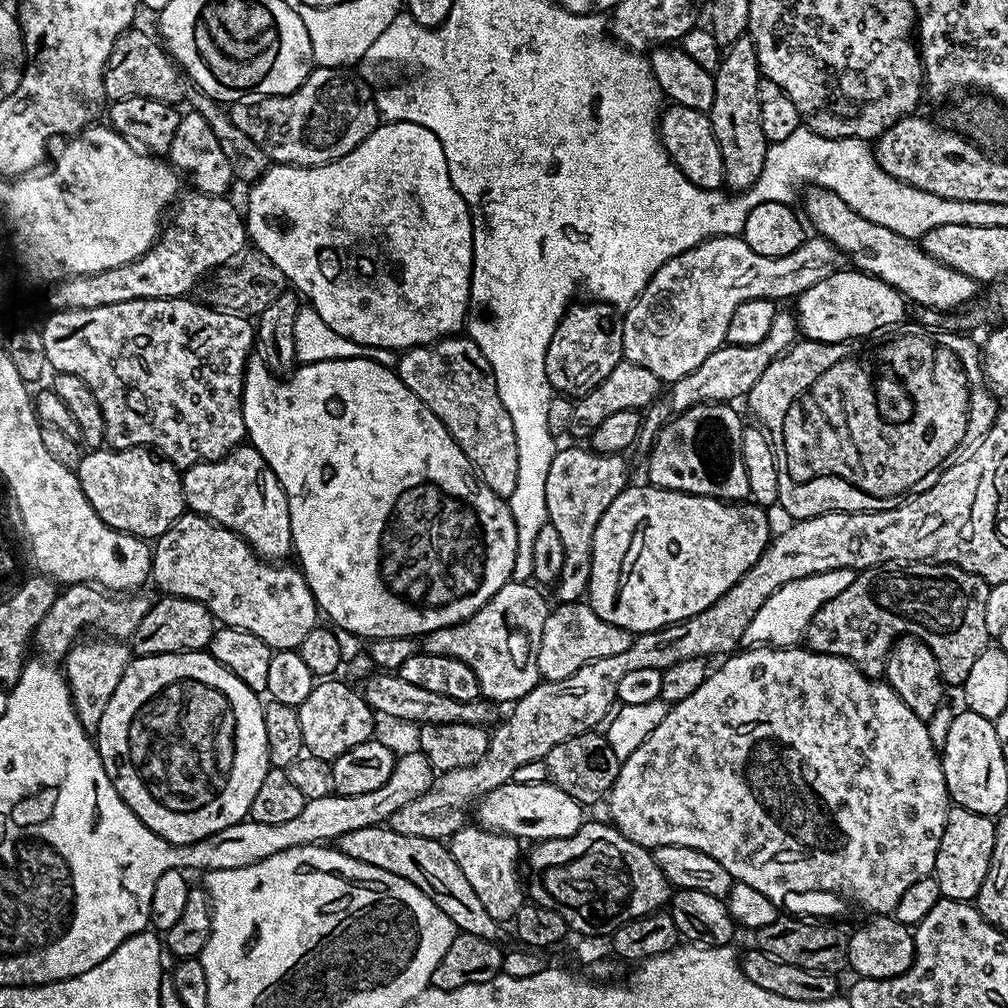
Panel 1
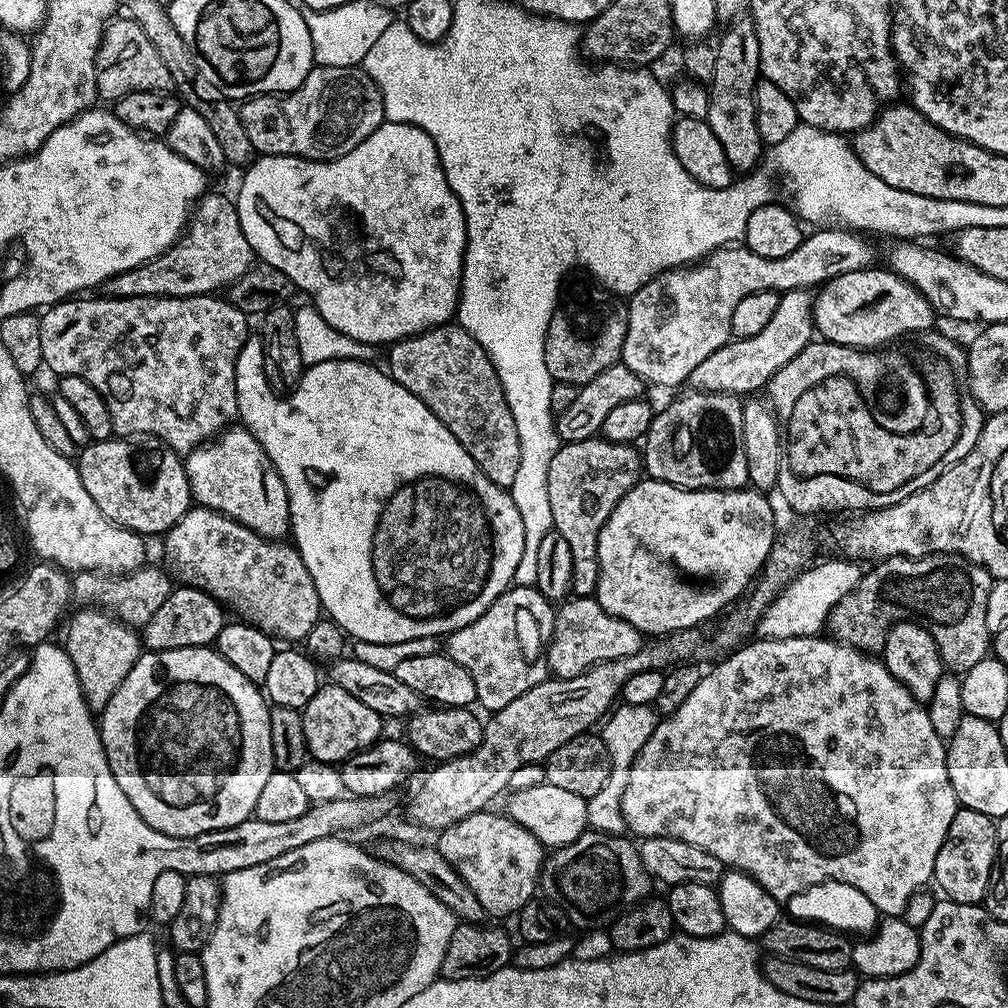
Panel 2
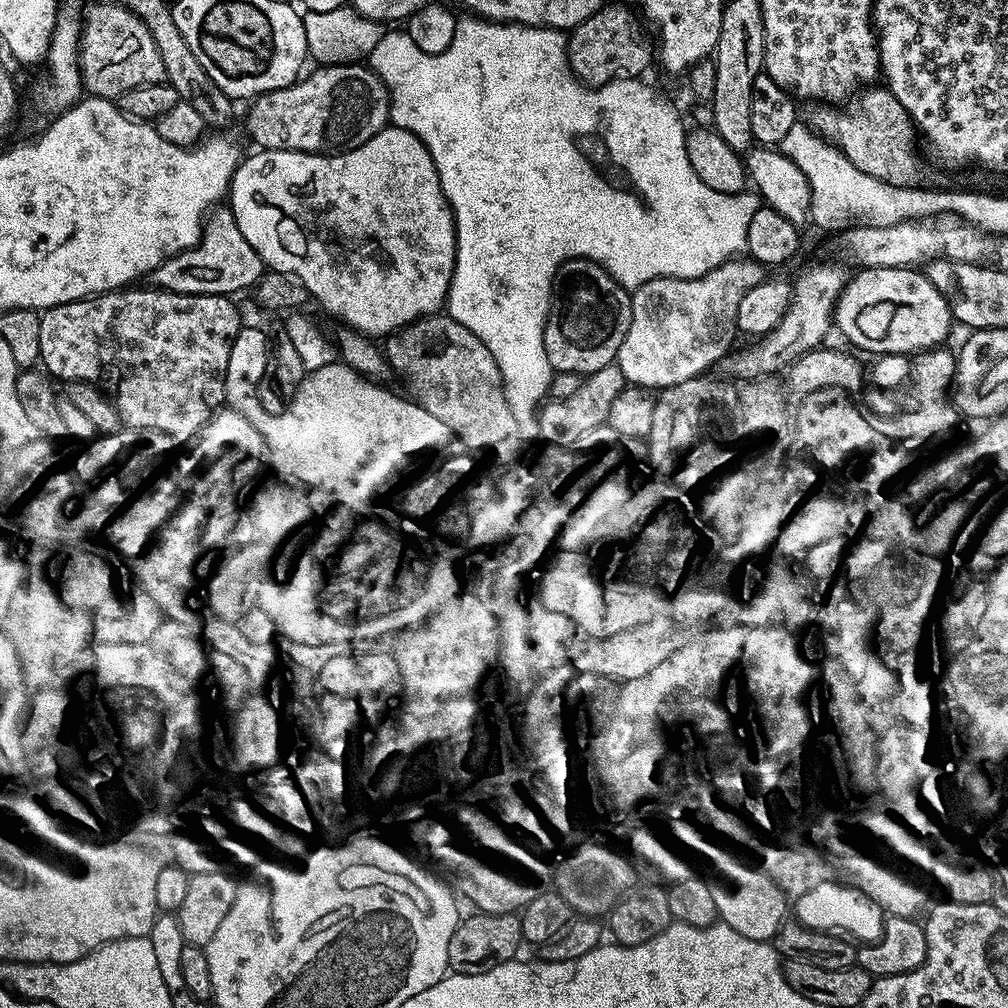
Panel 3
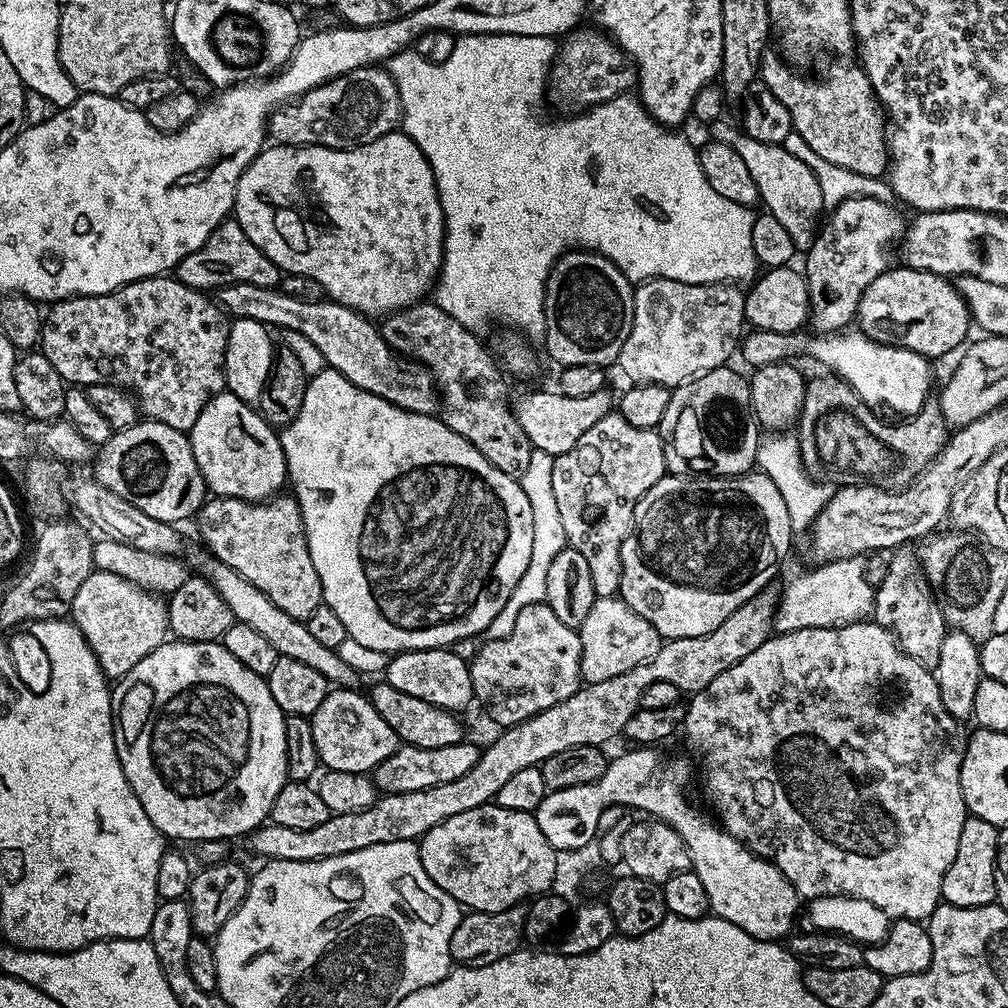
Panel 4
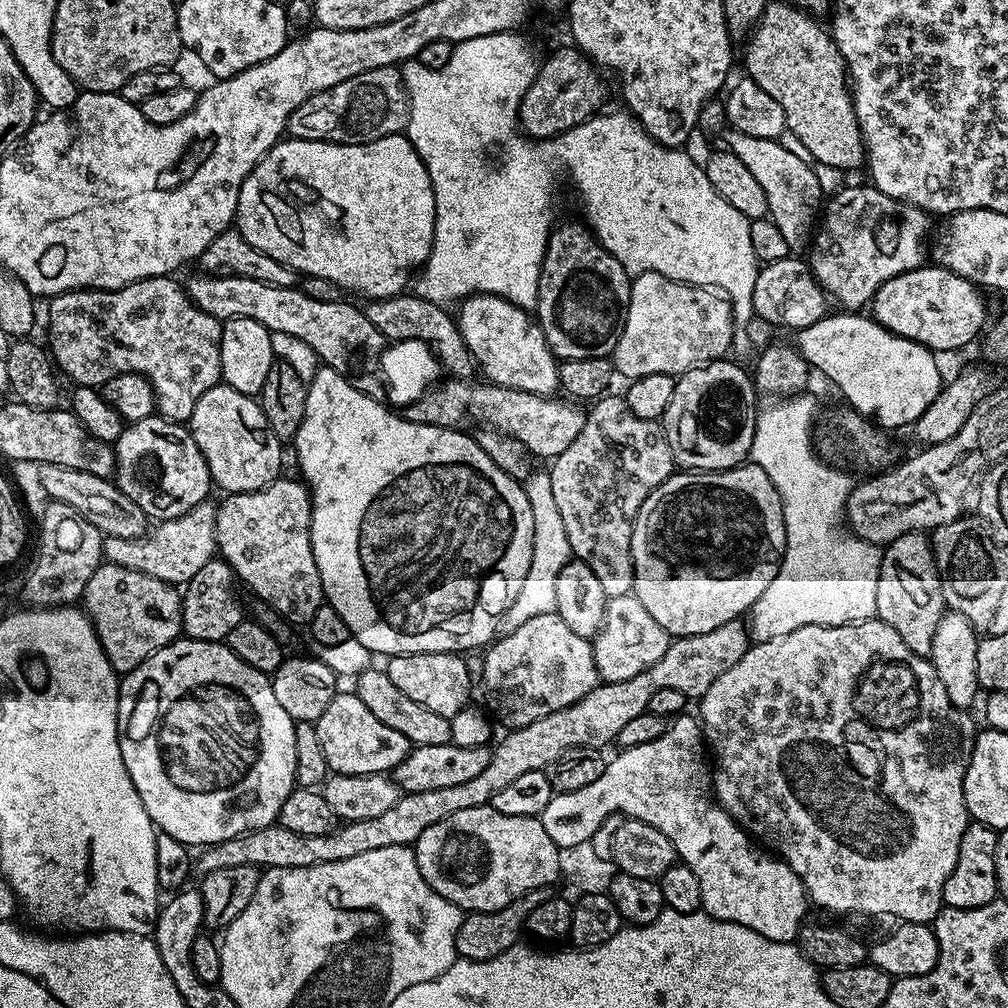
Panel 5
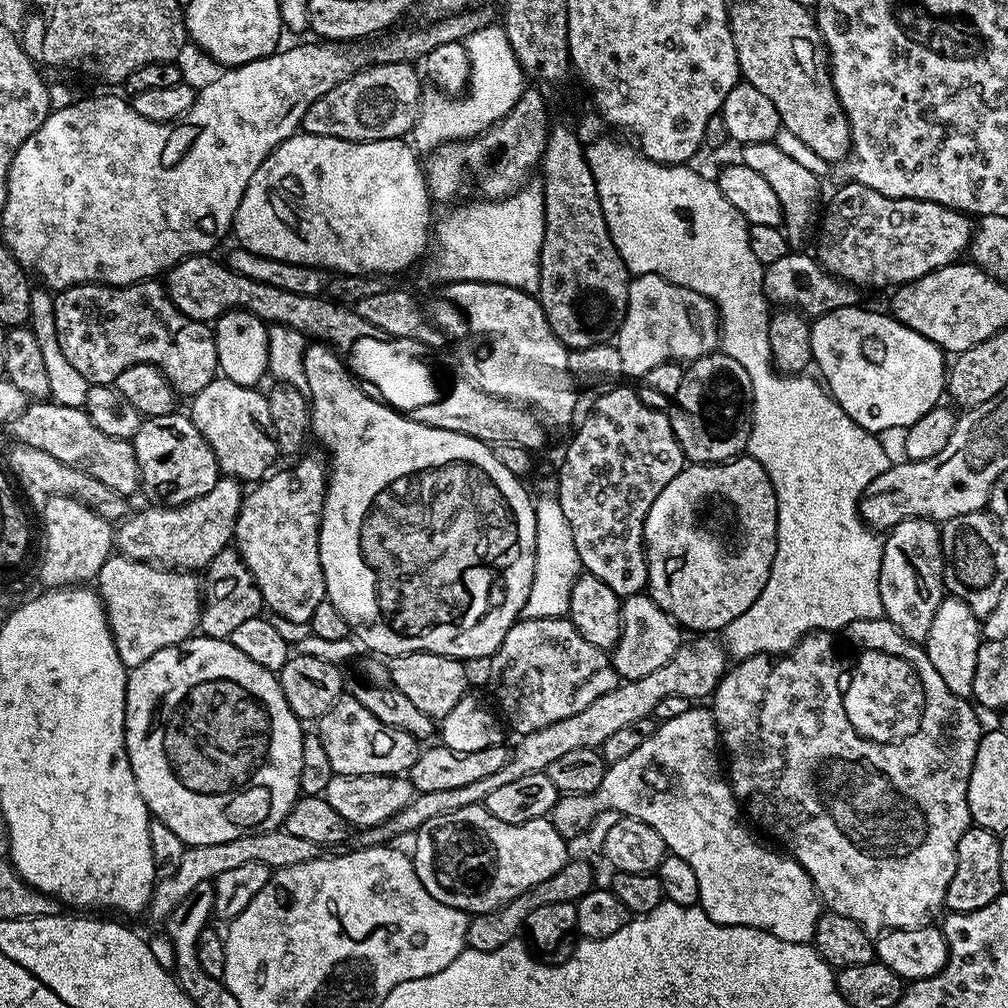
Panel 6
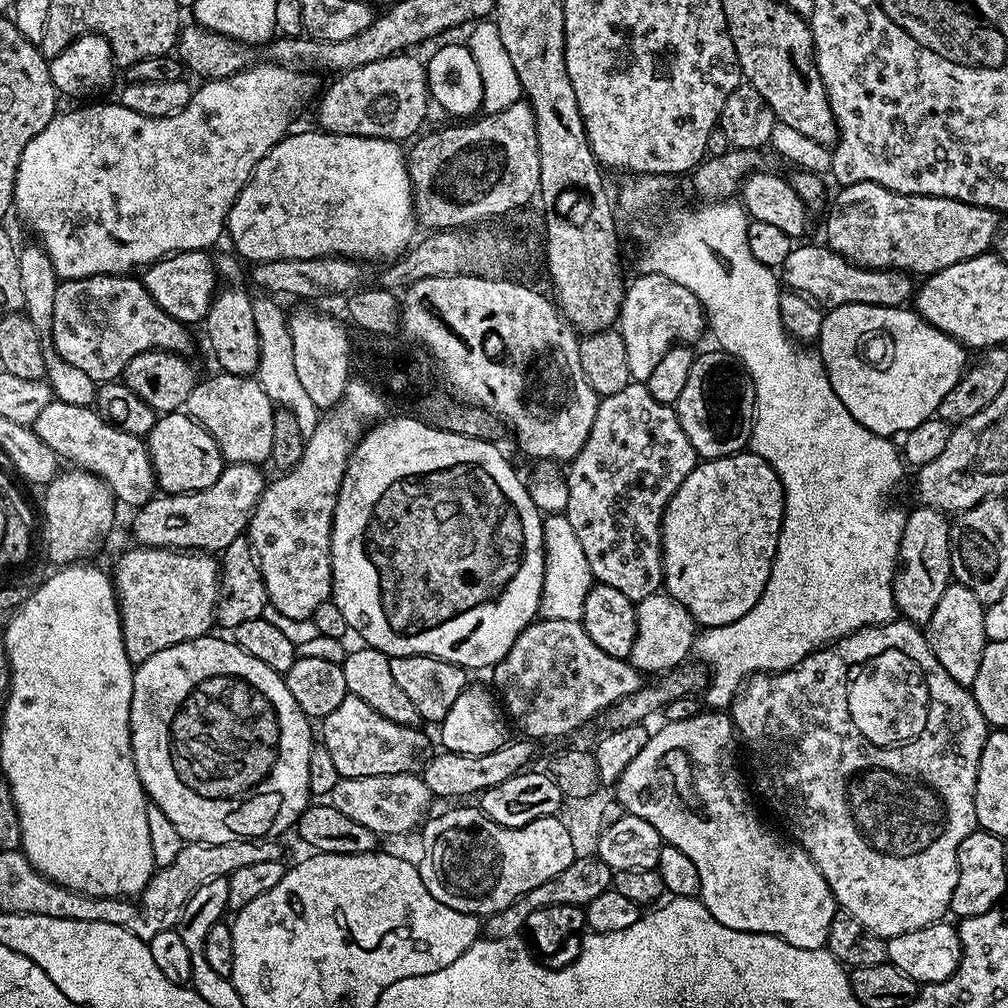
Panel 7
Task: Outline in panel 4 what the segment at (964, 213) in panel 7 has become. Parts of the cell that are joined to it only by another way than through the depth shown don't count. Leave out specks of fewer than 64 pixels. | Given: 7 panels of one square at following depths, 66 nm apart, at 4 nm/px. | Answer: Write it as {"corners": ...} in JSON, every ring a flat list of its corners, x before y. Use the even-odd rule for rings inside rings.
{"corners":[[855,196,831,209,828,221,815,233,815,240,803,257,804,281,808,283,810,324,817,333,831,334,853,323,856,307,870,282,890,267,888,248,906,231,906,220,886,200]]}

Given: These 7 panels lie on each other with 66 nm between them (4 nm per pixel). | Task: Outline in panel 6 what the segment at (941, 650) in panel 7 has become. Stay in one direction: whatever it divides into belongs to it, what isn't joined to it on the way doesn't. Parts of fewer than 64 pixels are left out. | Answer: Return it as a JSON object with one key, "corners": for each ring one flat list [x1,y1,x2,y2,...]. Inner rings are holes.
{"corners":[[948,596,938,606,938,614,930,626,930,634,922,641,934,670,946,682,950,694,961,698,971,697,974,690,974,666,978,666,978,650,982,643,982,624,975,614,957,596]]}

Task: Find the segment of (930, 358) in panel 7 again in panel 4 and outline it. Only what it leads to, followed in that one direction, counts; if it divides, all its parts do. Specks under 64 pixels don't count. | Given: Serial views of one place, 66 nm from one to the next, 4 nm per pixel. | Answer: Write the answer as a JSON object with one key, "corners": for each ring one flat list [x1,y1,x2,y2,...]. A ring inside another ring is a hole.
{"corners":[[841,330,812,336,807,336,806,332,749,331,749,336,747,333,742,340,744,360,752,364,753,369,758,369,767,364,779,364,796,358,792,356,808,355,810,359,825,364,829,373,839,376,850,385,865,404,885,404,890,411,901,412,904,418,915,416,929,399,928,387,932,384,932,372,928,369,929,357,893,344,879,344,859,330]]}

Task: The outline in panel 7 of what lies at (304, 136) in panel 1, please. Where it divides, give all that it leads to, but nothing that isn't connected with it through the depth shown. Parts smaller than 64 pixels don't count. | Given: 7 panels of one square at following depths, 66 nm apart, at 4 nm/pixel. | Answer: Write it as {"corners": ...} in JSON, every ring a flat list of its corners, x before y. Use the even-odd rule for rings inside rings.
{"corners":[[416,54,378,58,378,62,366,62,366,66,358,66,358,70,339,73,333,79,336,81,323,89,320,105,319,100,315,105,316,120,320,123,317,125,339,136,411,141,421,131,419,128,430,109,428,69,423,59,412,55]]}

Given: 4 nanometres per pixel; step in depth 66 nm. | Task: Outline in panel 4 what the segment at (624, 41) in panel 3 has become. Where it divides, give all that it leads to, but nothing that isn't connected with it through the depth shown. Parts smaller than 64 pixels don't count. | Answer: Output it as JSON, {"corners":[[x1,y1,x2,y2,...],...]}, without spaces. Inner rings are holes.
{"corners":[[577,26,559,41,552,69,548,72,546,100,561,108,561,113,575,114,593,108,616,96,625,95,637,83,636,70,631,60,621,53,615,40,595,27]]}

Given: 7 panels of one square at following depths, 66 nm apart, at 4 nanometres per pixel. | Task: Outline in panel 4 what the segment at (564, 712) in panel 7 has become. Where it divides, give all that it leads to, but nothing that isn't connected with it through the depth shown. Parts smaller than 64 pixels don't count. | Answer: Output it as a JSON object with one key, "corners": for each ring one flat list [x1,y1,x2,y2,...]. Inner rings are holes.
{"corners":[[548,604,526,606,506,638,484,640,481,645,468,665,472,694,501,729,513,728,558,702,566,702,582,686,580,633,561,622]]}

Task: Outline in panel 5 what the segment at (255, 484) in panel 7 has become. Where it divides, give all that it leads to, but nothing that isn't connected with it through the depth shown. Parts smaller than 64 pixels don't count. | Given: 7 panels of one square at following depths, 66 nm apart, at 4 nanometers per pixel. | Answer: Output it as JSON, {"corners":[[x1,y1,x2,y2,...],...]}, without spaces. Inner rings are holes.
{"corners":[[215,503,199,504,178,518,159,521,155,527,145,536,105,535,103,559,109,564,126,566,126,570,138,570,138,574,150,574,150,578,158,578,158,582,183,586,217,555]]}

